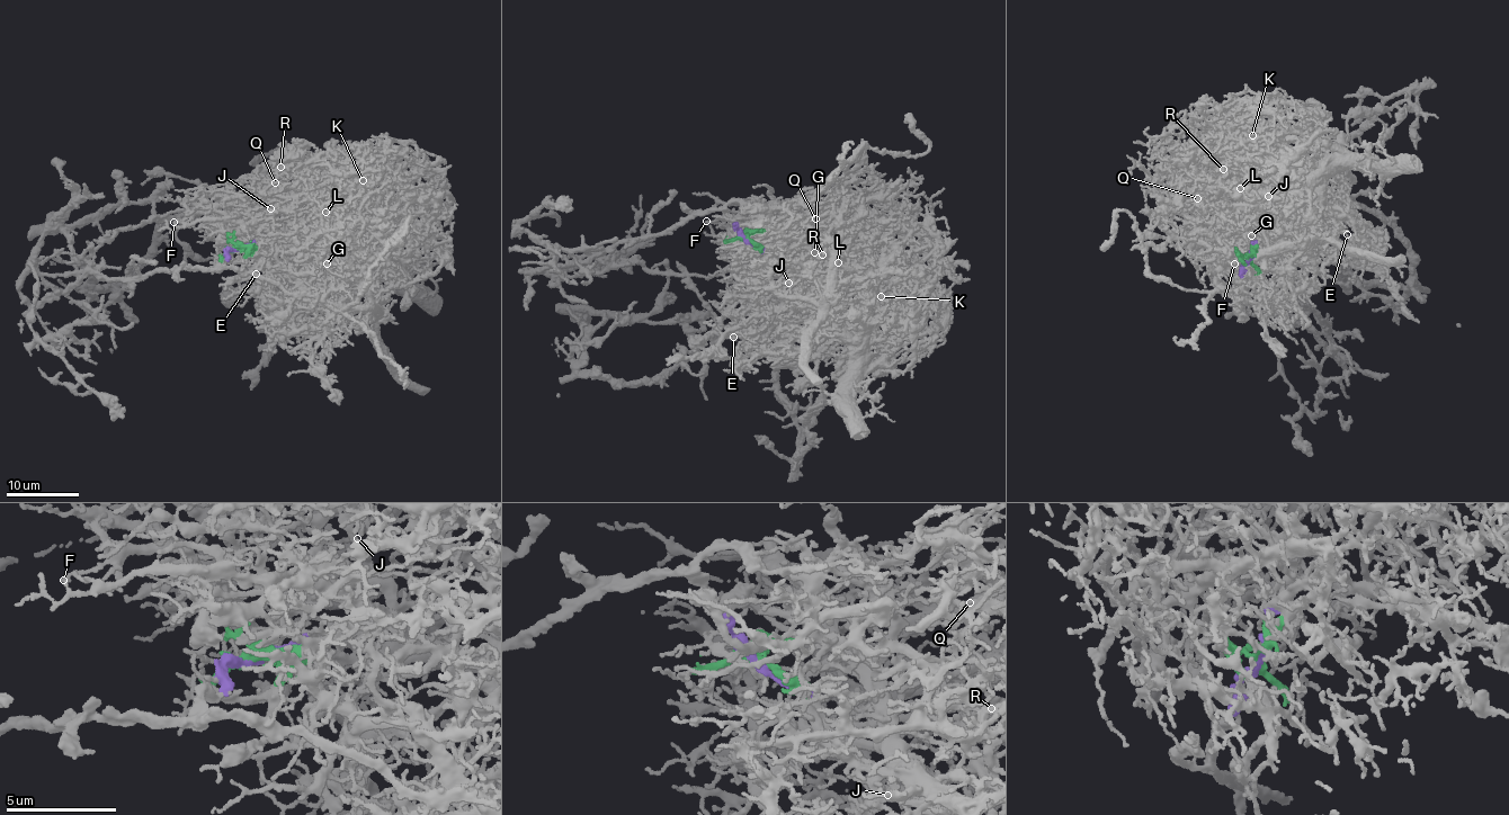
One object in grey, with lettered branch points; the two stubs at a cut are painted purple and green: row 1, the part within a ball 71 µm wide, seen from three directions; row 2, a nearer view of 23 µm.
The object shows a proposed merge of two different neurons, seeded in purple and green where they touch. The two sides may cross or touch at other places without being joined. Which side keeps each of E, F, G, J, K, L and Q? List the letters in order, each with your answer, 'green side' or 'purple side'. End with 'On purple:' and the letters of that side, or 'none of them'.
E: green side
F: green side
G: green side
J: green side
K: green side
L: green side
Q: green side
On purple: none of them

